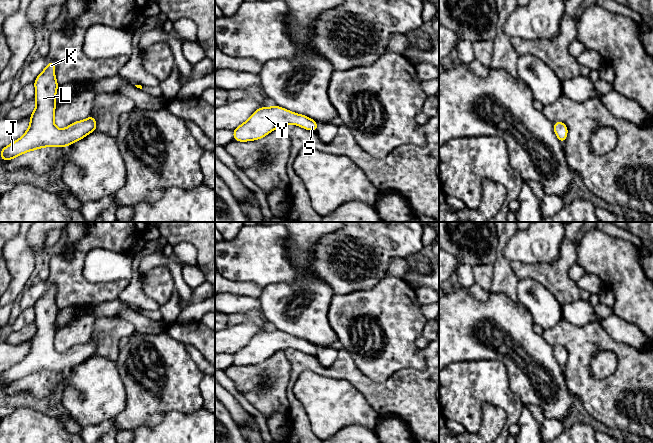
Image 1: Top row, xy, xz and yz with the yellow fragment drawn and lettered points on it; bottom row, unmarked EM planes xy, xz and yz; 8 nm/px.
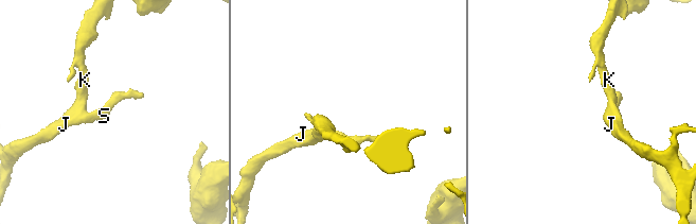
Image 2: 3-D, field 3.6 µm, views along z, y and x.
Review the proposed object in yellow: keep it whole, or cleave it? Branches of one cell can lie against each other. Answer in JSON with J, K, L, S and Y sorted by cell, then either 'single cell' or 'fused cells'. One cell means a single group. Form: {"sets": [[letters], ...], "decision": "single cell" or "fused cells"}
{"sets": [["J", "K", "L", "S", "Y"]], "decision": "single cell"}

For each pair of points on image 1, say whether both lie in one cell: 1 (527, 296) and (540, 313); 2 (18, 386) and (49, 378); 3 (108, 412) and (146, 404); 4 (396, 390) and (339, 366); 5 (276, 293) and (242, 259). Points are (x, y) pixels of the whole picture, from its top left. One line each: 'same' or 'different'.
1: same
2: same
3: different
4: same
5: different

